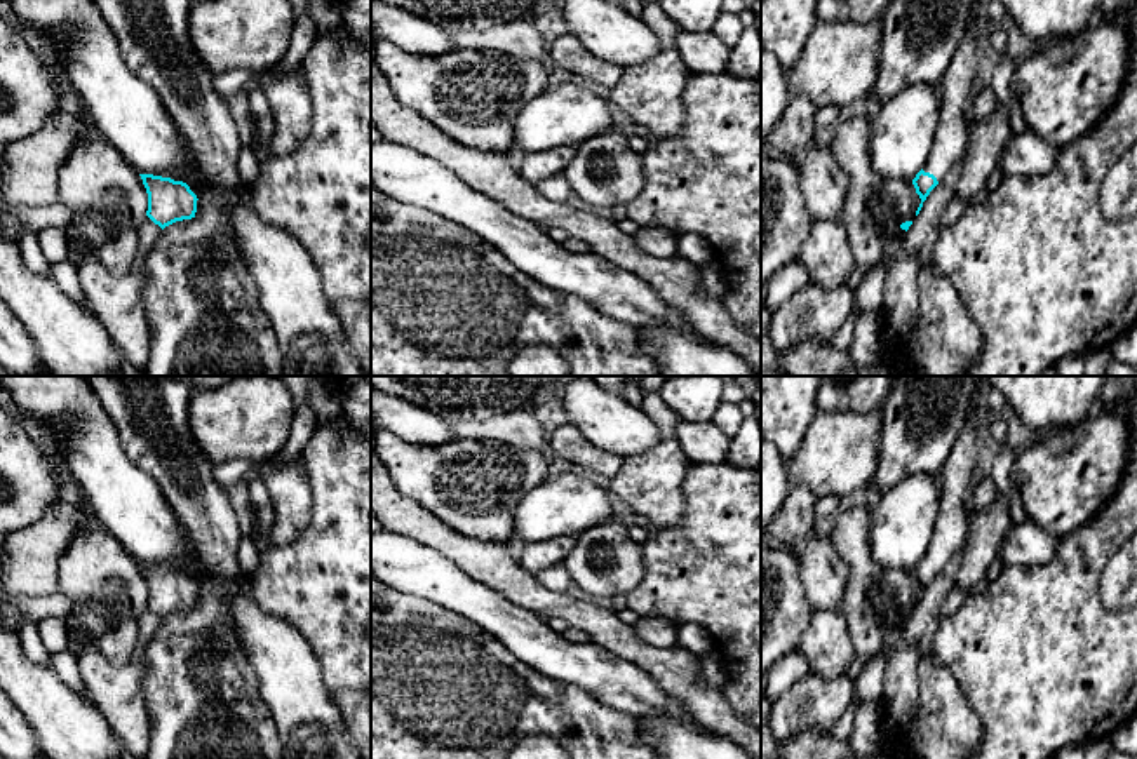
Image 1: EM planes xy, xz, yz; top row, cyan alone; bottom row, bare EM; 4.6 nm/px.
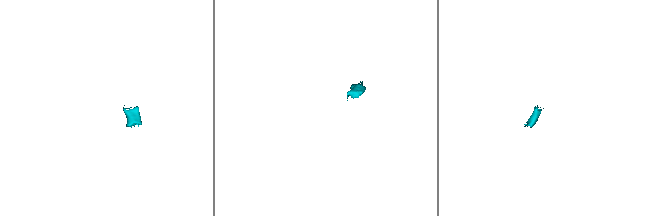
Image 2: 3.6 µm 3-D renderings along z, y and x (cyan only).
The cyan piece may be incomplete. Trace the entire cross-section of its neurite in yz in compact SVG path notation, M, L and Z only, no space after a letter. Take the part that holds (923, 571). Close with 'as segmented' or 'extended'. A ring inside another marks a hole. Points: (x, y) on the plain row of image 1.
M979 376L977 392L975 392L973 400L972 400L972 411L970 411L970 414L968 414L968 418L966 418L966 423L965 423L961 433L959 433L959 437L956 439L956 442L954 442L954 446L952 446L951 454L947 456L947 461L945 461L944 468L940 470L940 501L939 501L939 517L937 517L937 524L935 524L933 534L932 534L932 541L930 541L930 545L928 545L928 550L925 552L923 559L916 564L916 568L912 569L912 574L914 574L914 578L916 578L916 583L918 583L919 588L921 588L921 594L919 594L919 597L918 597L918 601L916 601L916 606L919 604L919 601L921 601L921 597L923 597L923 592L926 590L926 587L930 585L930 581L932 581L932 580L940 573L940 569L951 561L951 557L954 555L954 552L959 550L959 548L965 545L966 521L968 521L968 508L966 508L966 505L965 505L965 493L966 493L966 487L968 487L968 482L970 482L970 477L972 477L975 461L977 461L977 428L979 428L979 425L977 425L975 411L973 411L973 409L975 409L975 406L977 406L980 388L982 388L986 383L987 383L987 381L986 381L986 376Z; extended

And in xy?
M139 564L148 583L146 606L162 620L176 611L192 609L197 602L197 585L183 571Z; as segmented

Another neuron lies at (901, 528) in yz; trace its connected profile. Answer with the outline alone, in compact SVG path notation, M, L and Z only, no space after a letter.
M940 472L911 474L890 489L871 517L871 557L881 571L912 571L923 559L939 517Z

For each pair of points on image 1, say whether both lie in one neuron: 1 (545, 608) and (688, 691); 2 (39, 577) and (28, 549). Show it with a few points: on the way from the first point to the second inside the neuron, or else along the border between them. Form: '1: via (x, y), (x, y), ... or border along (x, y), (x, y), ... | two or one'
1: via (580, 615), (592, 618), (636, 651), (653, 660) | one
2: via (32, 570), (28, 556) | one

